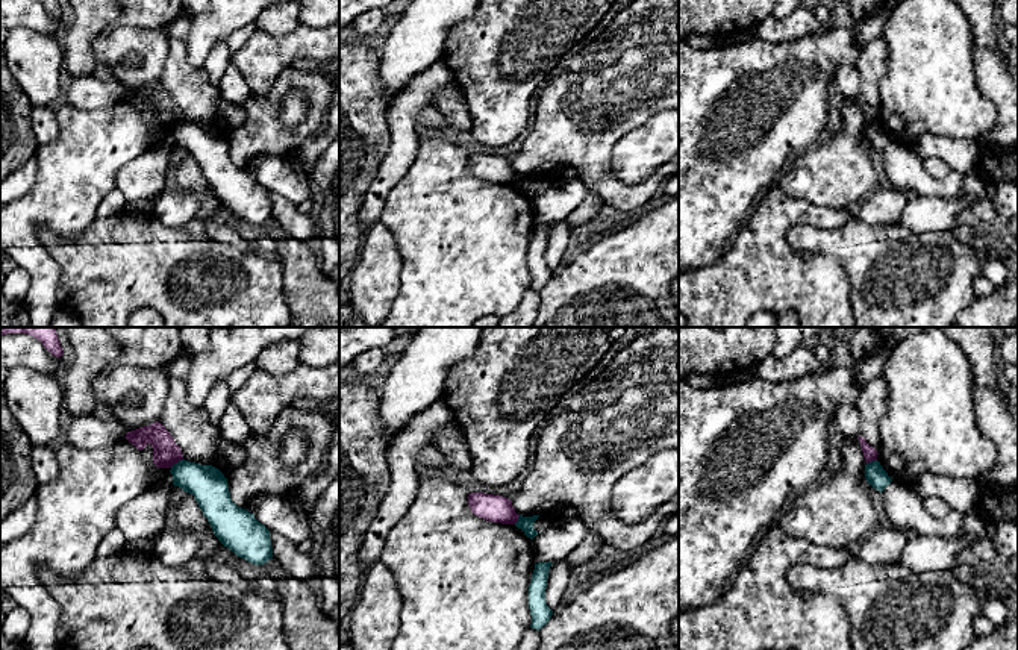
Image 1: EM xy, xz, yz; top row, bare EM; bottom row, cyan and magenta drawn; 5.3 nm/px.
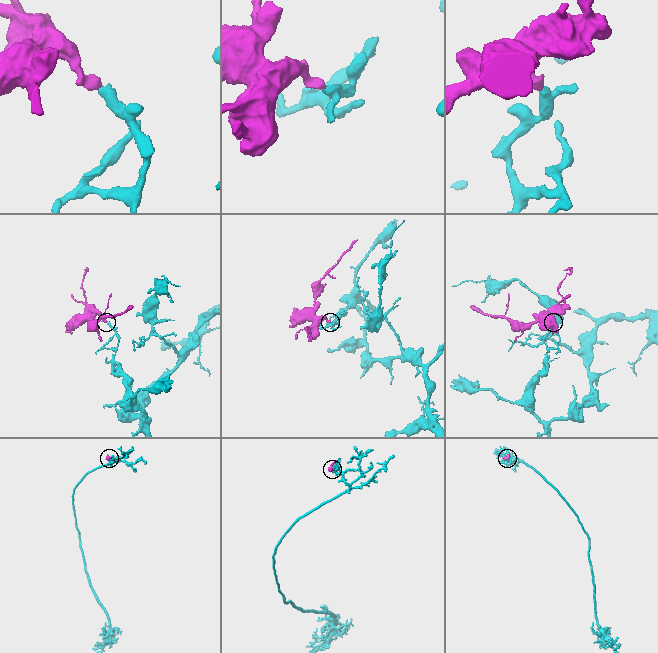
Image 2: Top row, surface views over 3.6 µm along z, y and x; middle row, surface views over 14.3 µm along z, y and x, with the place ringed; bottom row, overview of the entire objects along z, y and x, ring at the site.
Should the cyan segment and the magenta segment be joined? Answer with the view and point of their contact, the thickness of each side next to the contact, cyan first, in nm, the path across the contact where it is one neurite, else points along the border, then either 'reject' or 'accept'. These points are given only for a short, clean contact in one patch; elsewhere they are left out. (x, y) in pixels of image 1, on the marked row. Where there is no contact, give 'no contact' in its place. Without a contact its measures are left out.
meets cyan in xy at (177, 462); 200 nm thick on the cyan side, 140 nm on the other; border along xy (182, 458), (170, 467); reject

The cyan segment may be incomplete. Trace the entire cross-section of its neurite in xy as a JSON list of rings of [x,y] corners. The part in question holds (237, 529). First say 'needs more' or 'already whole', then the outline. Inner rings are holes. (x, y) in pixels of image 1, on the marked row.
already whole; [[[182,459],[170,473],[174,486],[194,495],[224,547],[254,565],[273,559],[270,530],[232,502],[227,479],[218,468]]]

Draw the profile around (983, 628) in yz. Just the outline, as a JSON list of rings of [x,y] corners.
[[[982,614],[974,618],[973,624],[976,638],[986,638],[997,630],[997,627]]]

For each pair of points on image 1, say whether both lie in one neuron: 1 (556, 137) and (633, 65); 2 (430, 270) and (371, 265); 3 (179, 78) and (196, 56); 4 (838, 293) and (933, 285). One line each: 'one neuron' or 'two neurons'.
1: one neuron
2: two neurons
3: two neurons
4: two neurons

